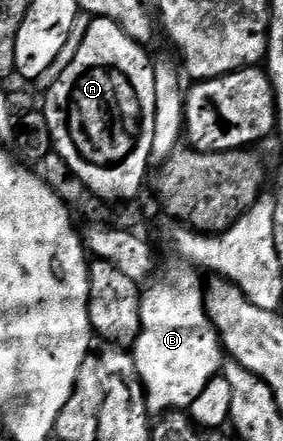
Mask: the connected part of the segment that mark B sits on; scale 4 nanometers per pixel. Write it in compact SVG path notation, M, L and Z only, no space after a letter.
M169 272L156 281L141 294L141 333L131 352L141 382L145 385L145 402L149 412L160 415L170 411L185 411L193 406L203 387L207 387L207 383L211 383L222 372L223 346L221 336L205 310L205 290L199 281L171 281Z

